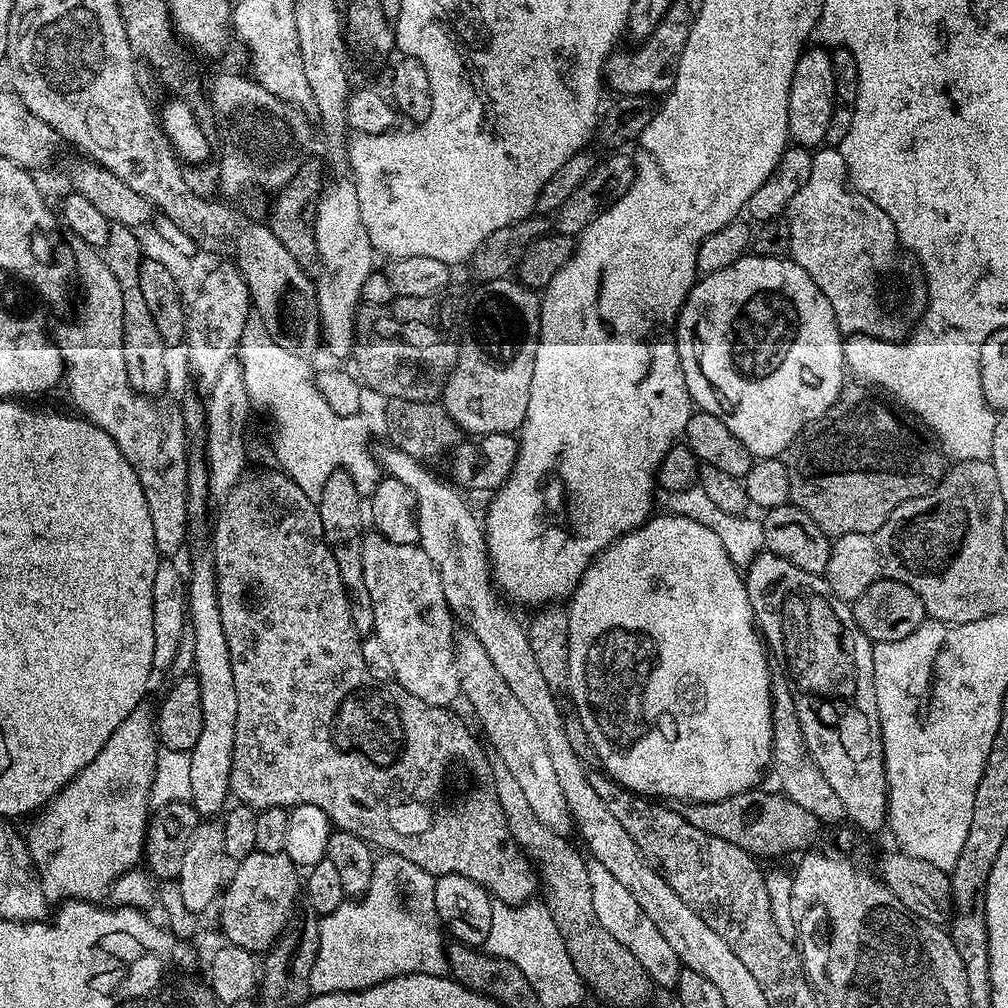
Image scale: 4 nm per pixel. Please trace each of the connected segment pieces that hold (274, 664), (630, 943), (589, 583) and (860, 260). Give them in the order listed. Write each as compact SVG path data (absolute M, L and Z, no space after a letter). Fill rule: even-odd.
M256 472L245 475L232 487L230 495L223 497L216 525L212 528L212 561L216 567L218 586L218 606L222 610L222 630L226 630L226 642L230 646L230 666L234 666L234 690L238 690L238 726L234 730L234 758L230 766L230 792L239 803L257 810L261 808L294 809L305 804L318 806L328 815L329 821L339 831L349 832L362 838L373 849L381 853L393 852L426 870L434 877L446 874L460 874L478 882L495 899L510 905L527 904L538 892L538 873L533 861L529 860L516 844L502 812L502 802L494 790L492 760L485 745L472 737L472 732L456 716L451 716L448 708L430 706L422 698L414 698L401 684L385 682L374 678L366 670L362 658L361 633L356 631L350 618L348 591L344 588L338 562L330 554L328 544L322 534L322 518L317 501L312 500L303 484L293 480L287 472Z
M589 859L587 866L594 898L594 914L598 914L598 922L602 922L602 926L606 926L610 938L622 942L622 946L626 946L630 950L630 954L634 954L634 958L638 958L638 962L642 962L653 985L660 987L661 984L668 990L675 989L676 979L682 965L678 954L674 954L673 948L670 947L670 942L666 942L666 938L662 938L658 926L654 926L654 922L650 922L650 917L646 914L646 910L642 910L642 906L638 906L634 894L630 894L630 890L626 890L626 886L622 886L622 882L618 882L618 878L614 878L614 874L610 874L610 870L606 870L606 866L602 866L602 862Z
M653 515L641 528L635 528L621 540L614 541L592 561L572 591L566 604L569 618L569 676L566 692L572 695L575 715L580 717L586 730L591 751L600 759L599 767L613 780L617 780L621 788L645 798L663 798L668 802L714 802L753 791L764 772L766 776L769 771L772 762L770 656L750 604L745 577L730 560L730 554L726 554L726 546L722 546L714 530L702 526L702 522L690 522L690 518L663 515Z
M824 146L813 155L810 178L806 178L806 186L794 194L786 219L790 226L790 258L802 266L802 270L814 278L814 286L826 294L826 302L830 302L834 310L841 333L899 342L920 323L928 309L928 283L924 280L924 273L902 247L888 215L881 208L869 204L852 187L846 158L842 158L839 147Z

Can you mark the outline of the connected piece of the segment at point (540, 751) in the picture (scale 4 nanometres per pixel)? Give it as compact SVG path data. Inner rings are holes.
M460 630L455 633L454 662L458 666L458 682L460 691L472 703L484 732L488 735L487 743L492 743L491 751L514 774L520 787L530 801L534 815L550 830L561 834L573 831L572 814L566 806L566 798L562 794L562 786L558 786L558 774L554 774L554 765L550 759L550 750L546 750L546 742L542 738L542 730L534 723L534 718L522 707L522 702L514 698L510 686L494 670L494 662L490 662L490 654L486 654L486 646L478 642L473 632Z

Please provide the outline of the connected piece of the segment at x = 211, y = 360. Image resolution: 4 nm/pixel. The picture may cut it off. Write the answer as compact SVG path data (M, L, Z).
M235 263L220 264L205 274L204 281L200 284L200 293L193 298L192 304L190 300L190 307L186 312L188 364L204 390L212 389L218 382L218 374L221 373L222 366L226 366L226 362L237 355L237 344L242 338L243 327L250 319L252 307L248 284Z

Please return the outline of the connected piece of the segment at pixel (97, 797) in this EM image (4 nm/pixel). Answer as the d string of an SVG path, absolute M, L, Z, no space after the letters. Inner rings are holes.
M141 706L132 711L130 718L126 718L126 722L122 722L122 726L110 734L110 742L98 750L98 758L94 758L90 766L83 768L52 801L40 809L33 819L37 820L26 831L28 853L32 856L34 871L49 901L103 901L103 896L111 893L116 879L123 872L133 871L141 863L144 839L148 833L150 793L158 751L154 716L146 709Z

